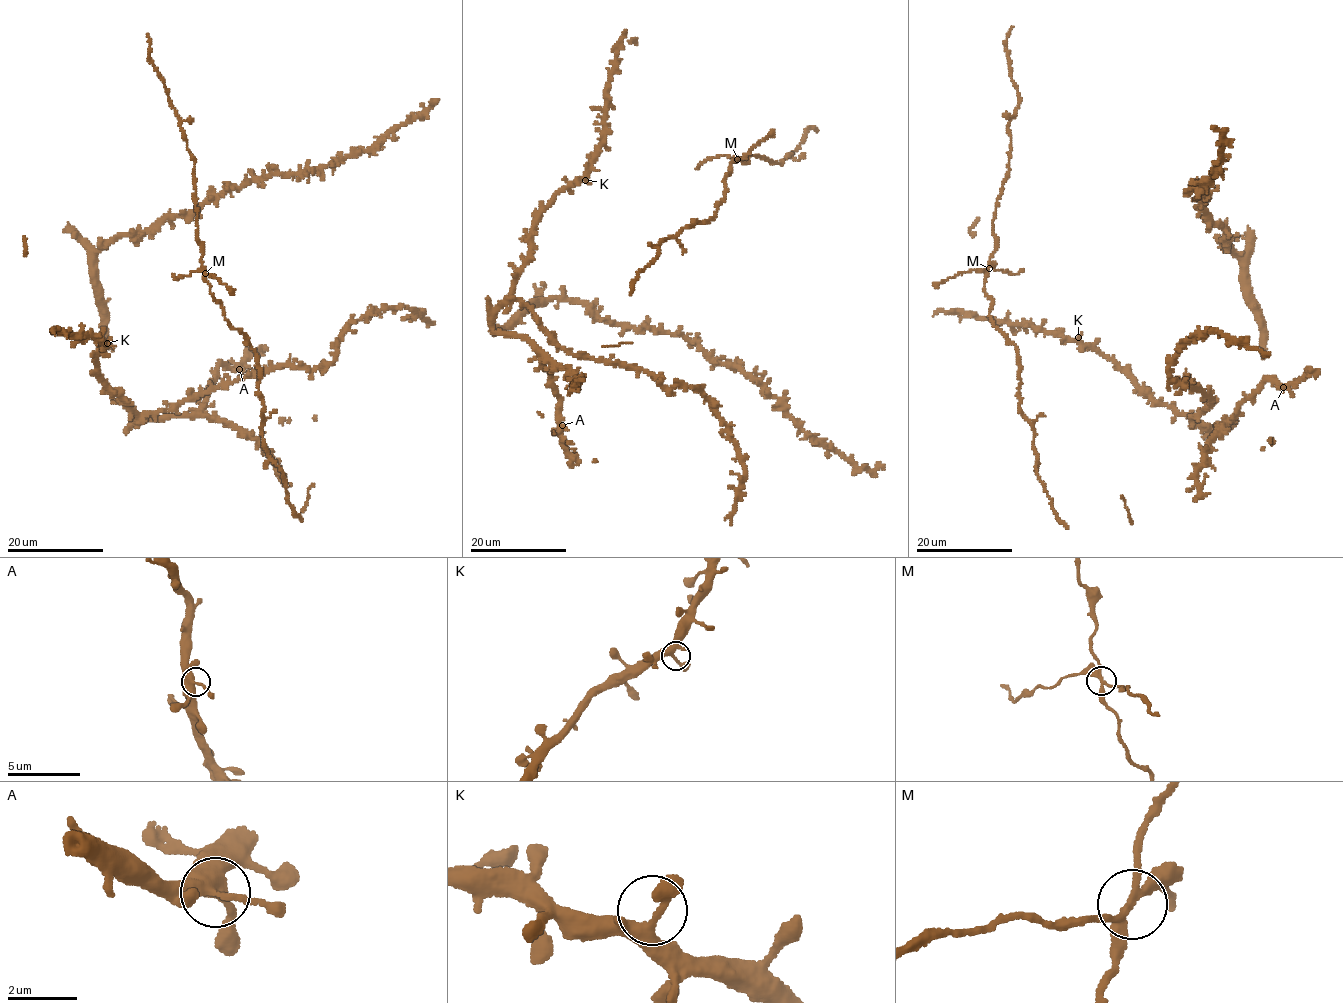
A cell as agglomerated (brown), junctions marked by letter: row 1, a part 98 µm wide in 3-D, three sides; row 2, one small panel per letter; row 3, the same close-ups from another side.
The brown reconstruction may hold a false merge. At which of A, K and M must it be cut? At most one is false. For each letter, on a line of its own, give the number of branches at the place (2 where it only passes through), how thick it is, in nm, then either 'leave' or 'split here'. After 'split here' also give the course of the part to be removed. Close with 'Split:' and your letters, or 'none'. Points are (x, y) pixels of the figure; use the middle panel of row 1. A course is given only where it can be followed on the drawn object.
A: 4 | 380 nm | leave
K: 4 | 260 nm | leave
M: 4 | 240 nm | split here | (737, 159), (742, 159), (761, 140), (771, 136), (770, 130)
Split: M

